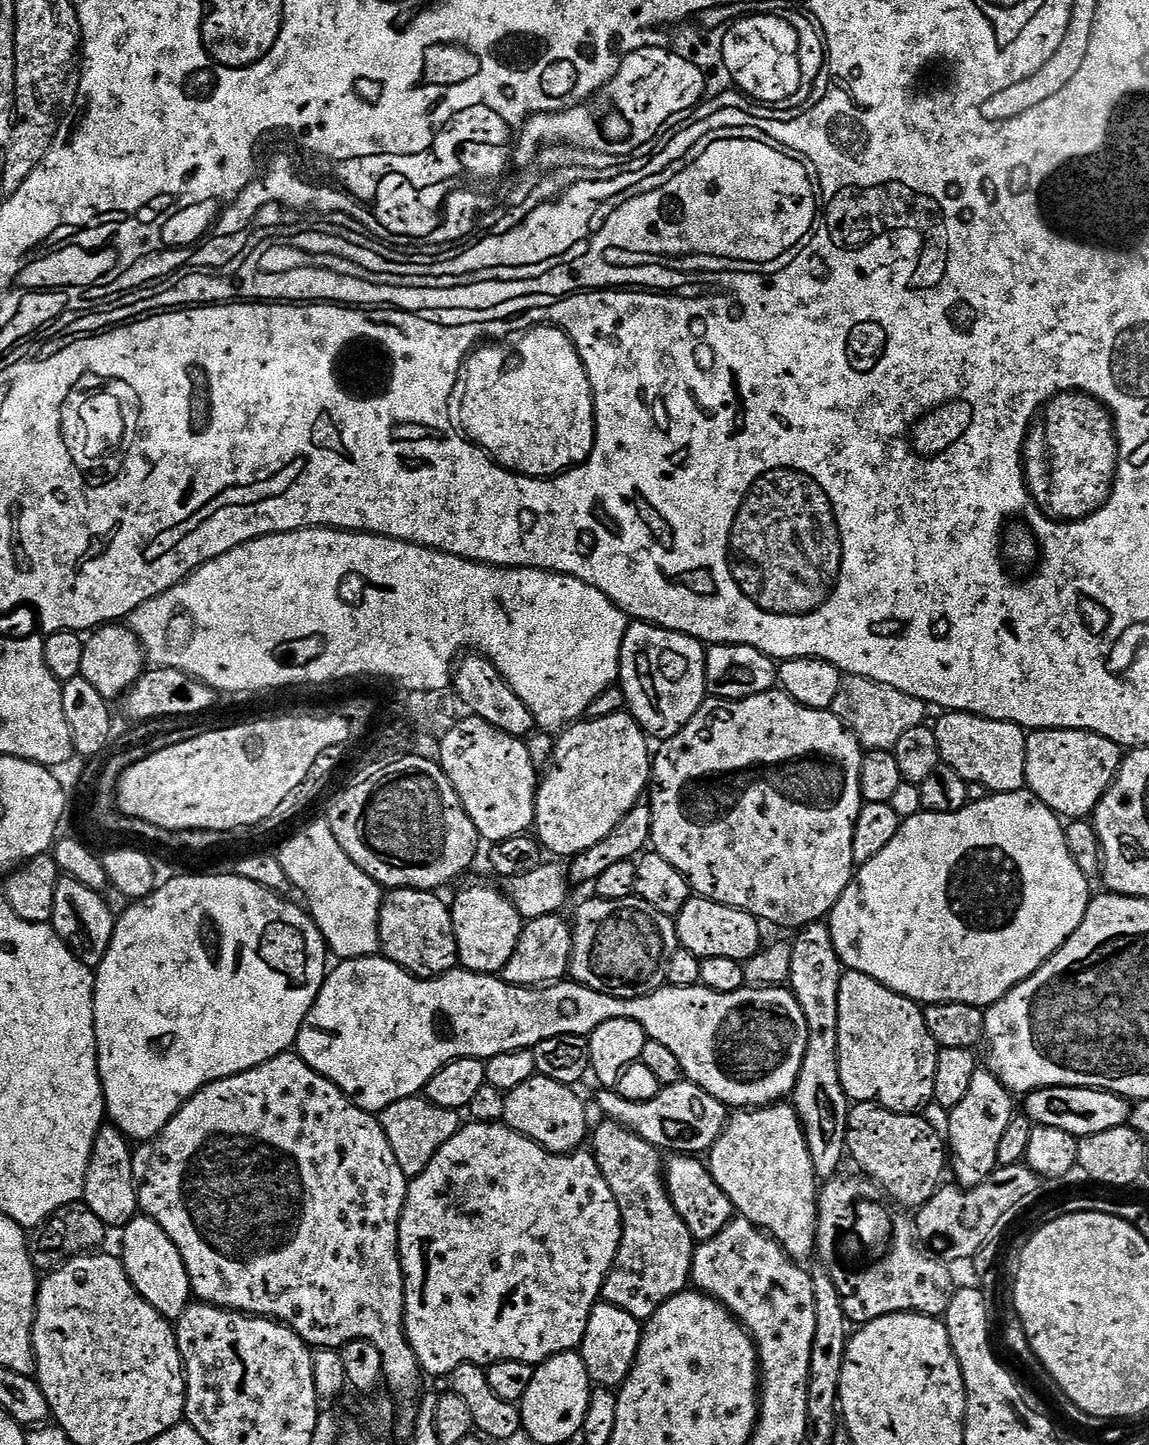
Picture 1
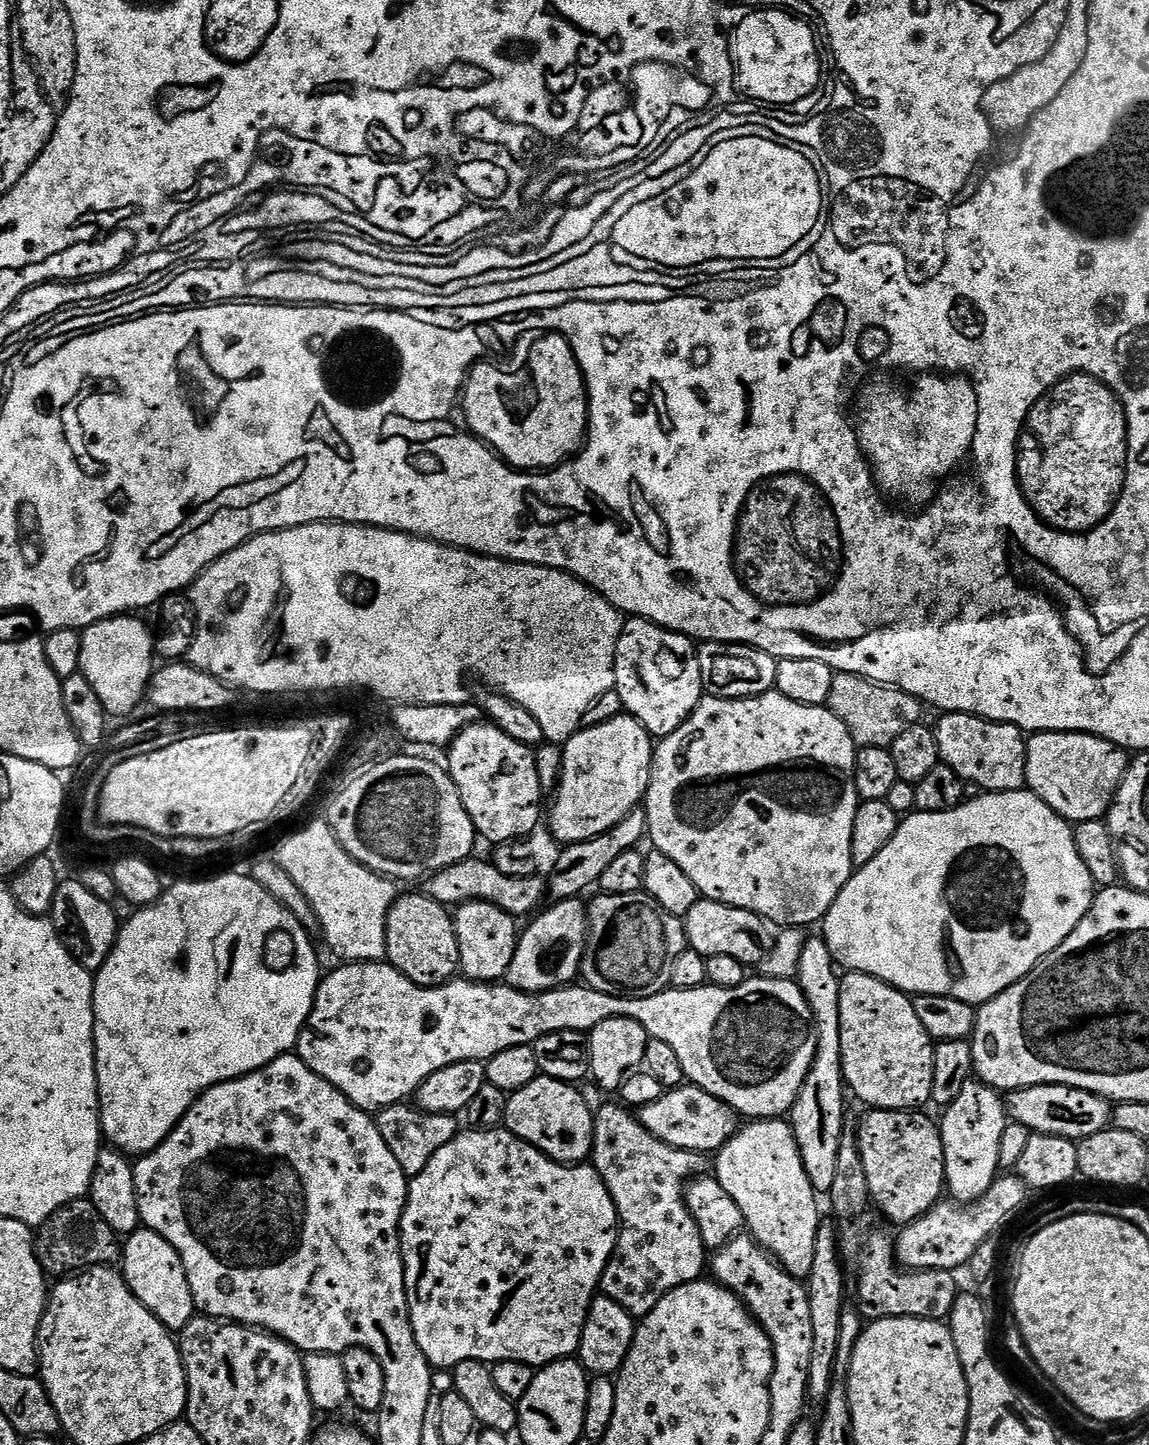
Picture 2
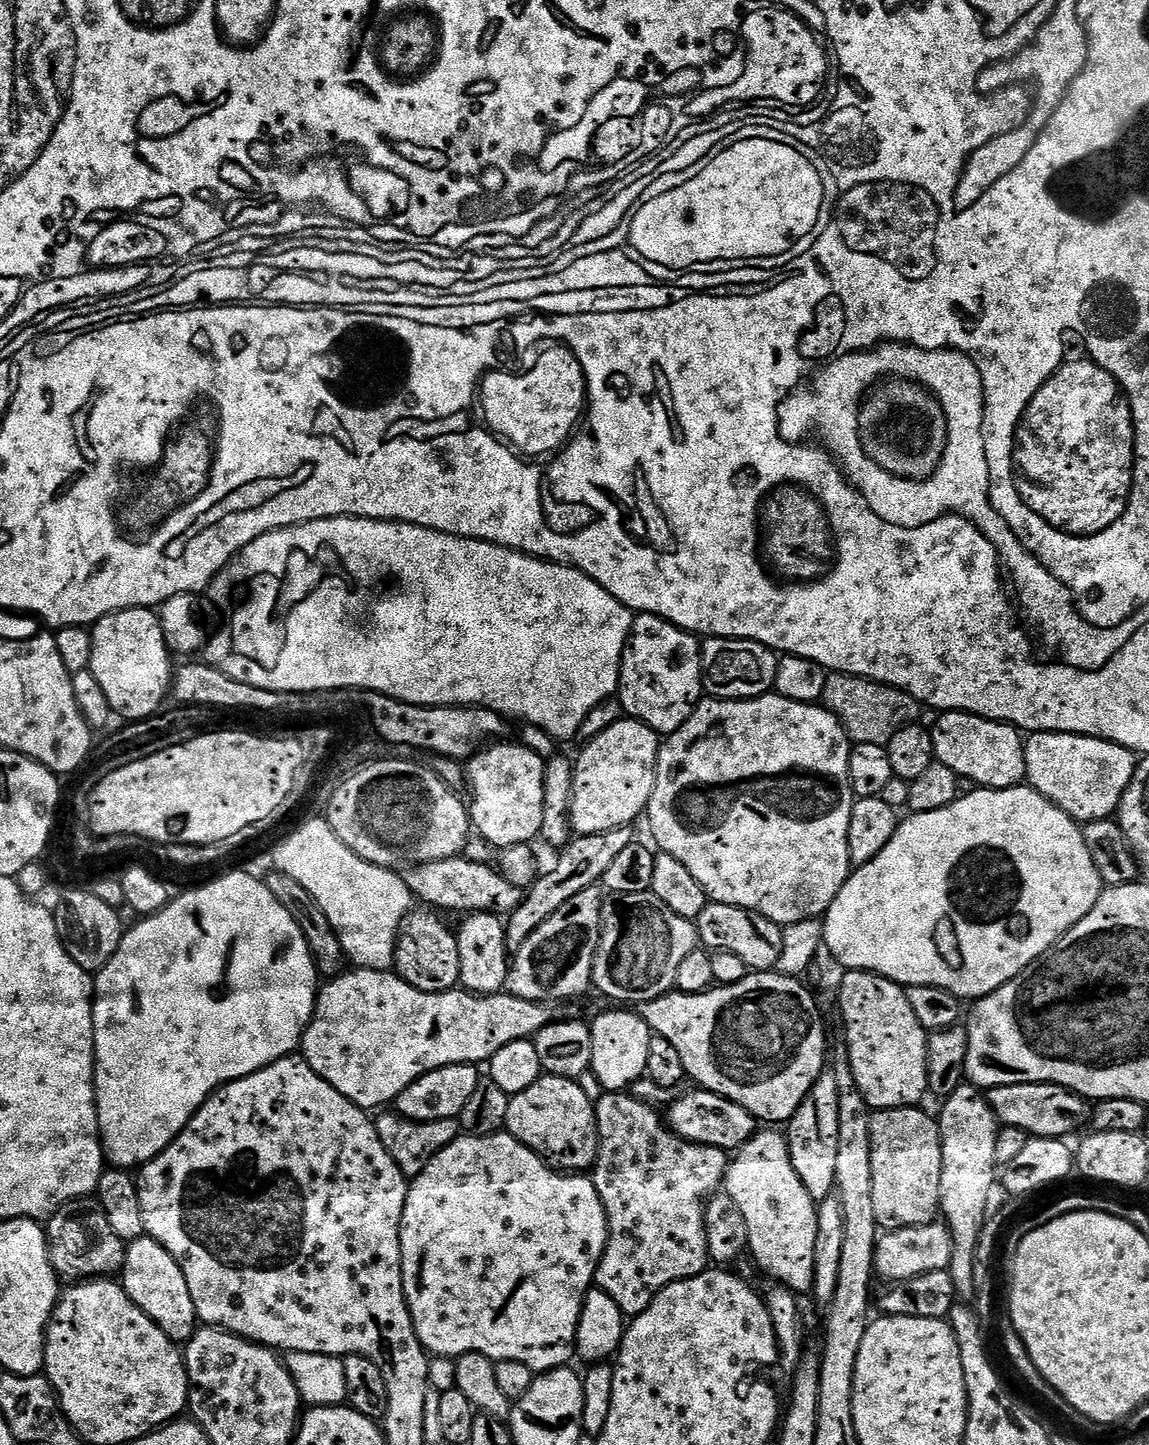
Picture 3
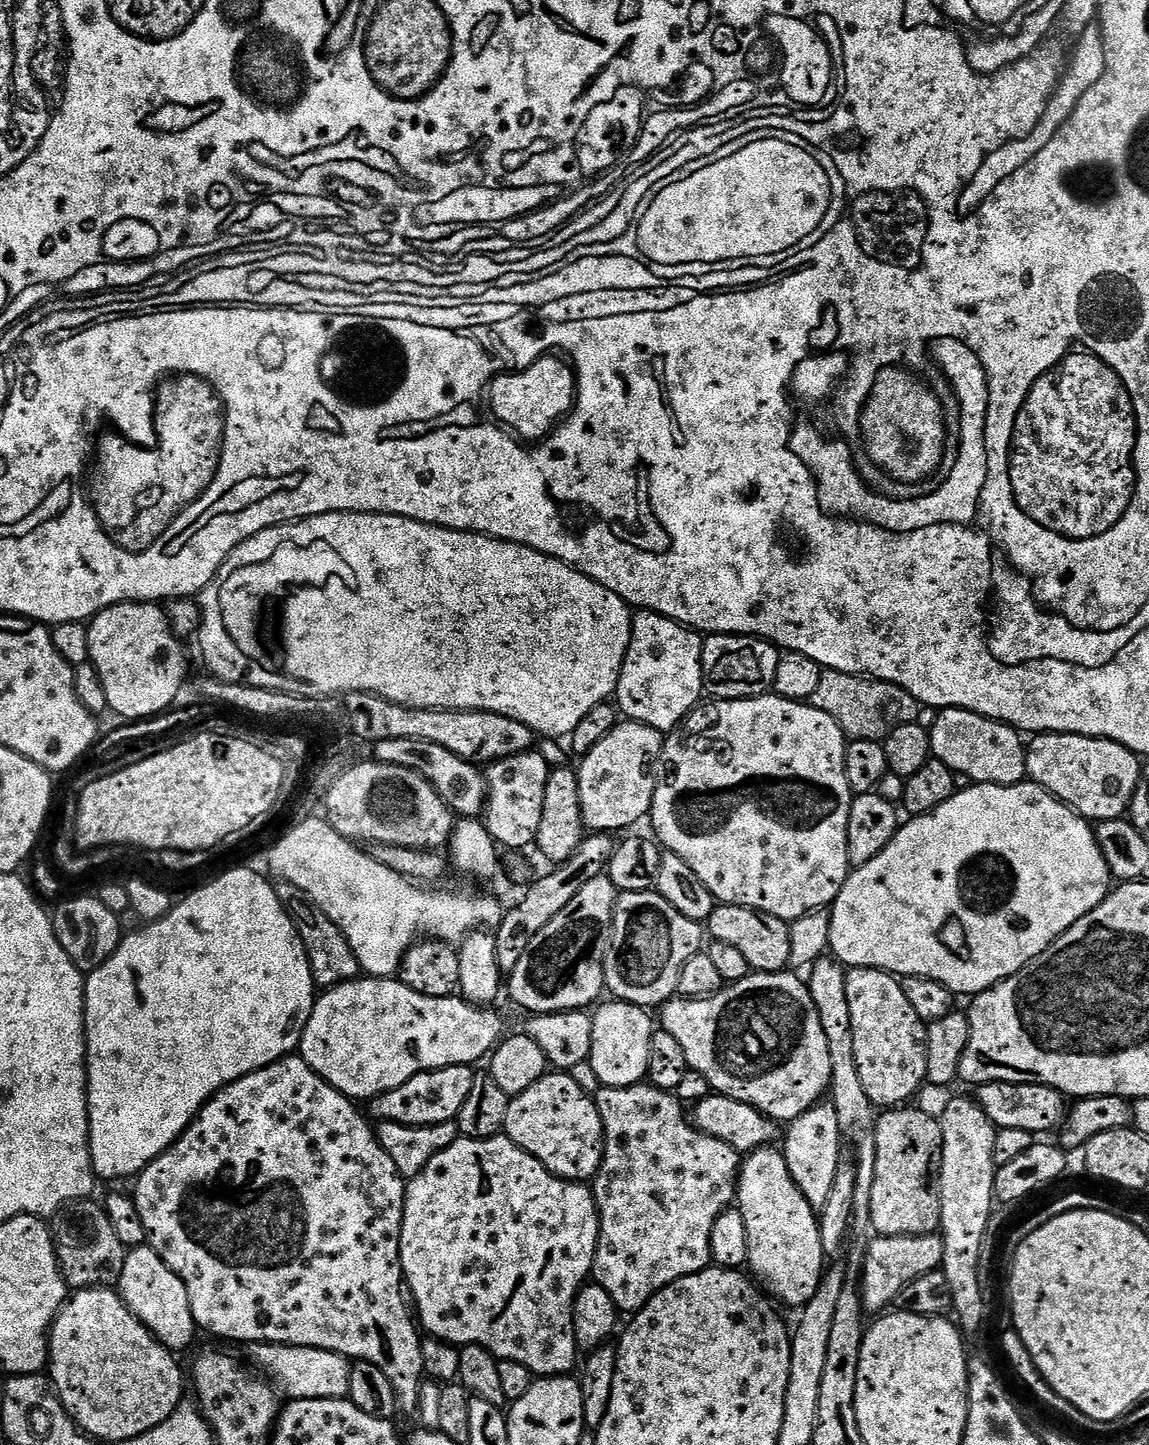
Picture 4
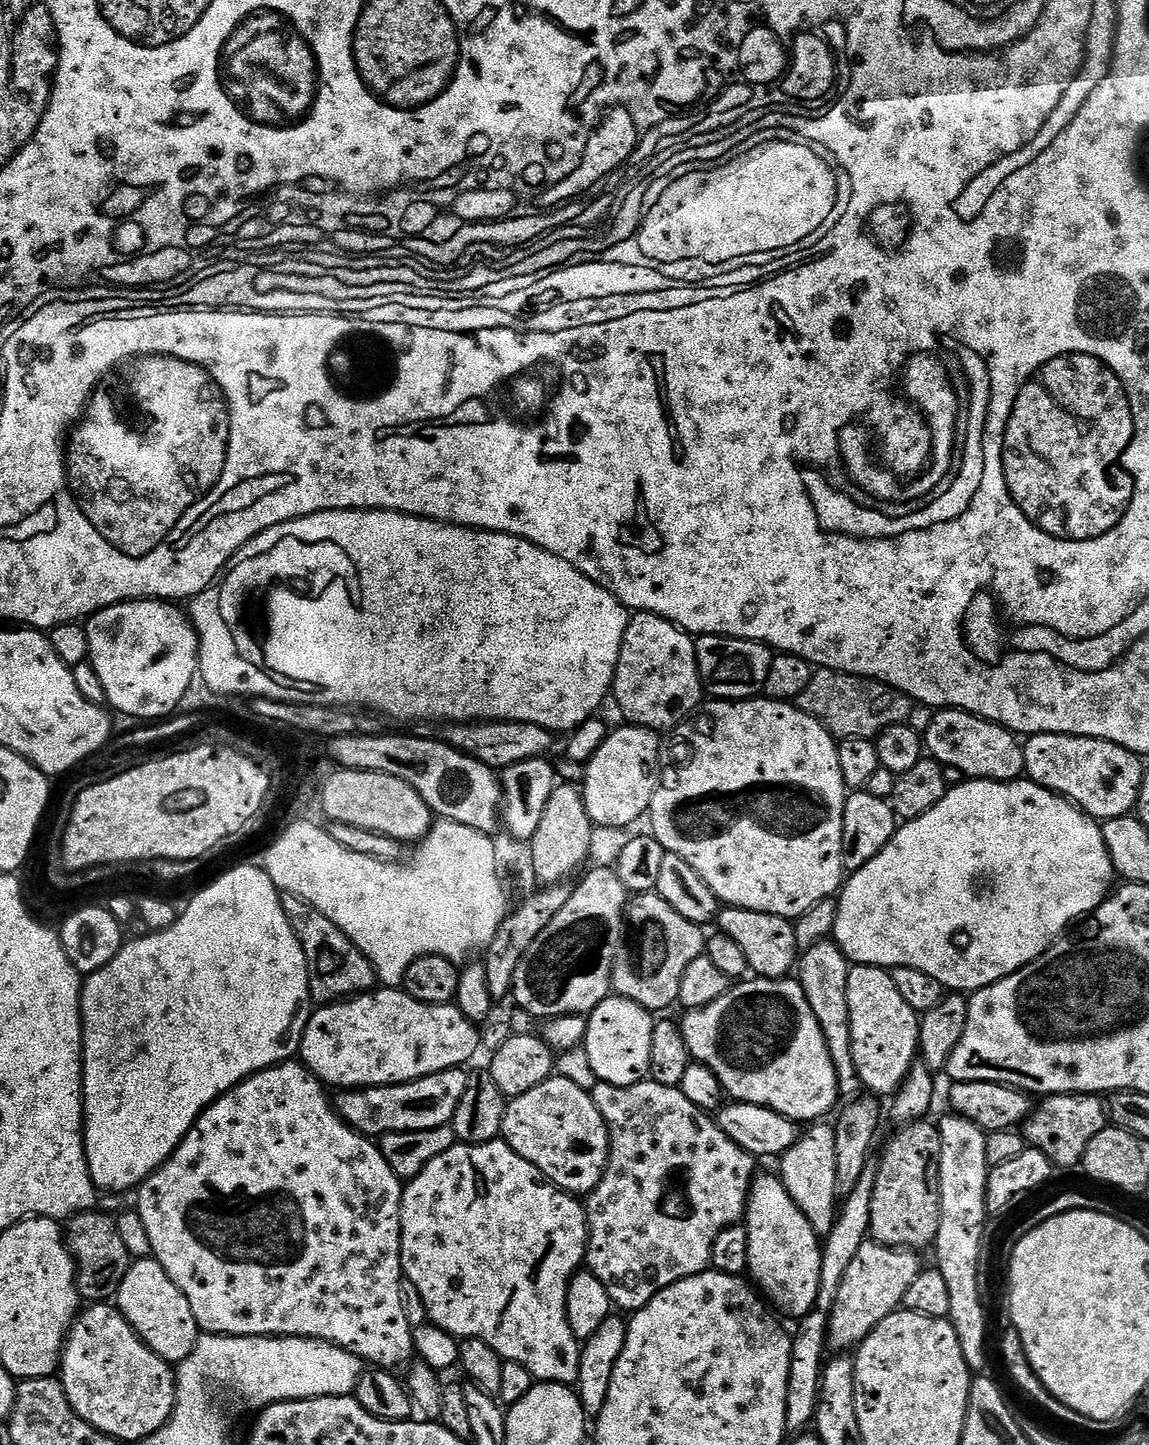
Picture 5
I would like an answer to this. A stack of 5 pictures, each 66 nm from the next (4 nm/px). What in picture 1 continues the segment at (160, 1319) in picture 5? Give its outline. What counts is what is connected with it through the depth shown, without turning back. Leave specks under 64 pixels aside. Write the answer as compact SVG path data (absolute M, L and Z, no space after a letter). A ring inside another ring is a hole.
M138 1214L122 1230L122 1236L124 1245L118 1252L134 1290L138 1290L138 1294L142 1294L142 1298L146 1298L146 1302L150 1302L150 1306L154 1306L154 1310L158 1310L158 1314L165 1316L168 1321L179 1320L188 1305L193 1303L194 1297L186 1262L178 1246L170 1242L170 1234L166 1234L166 1230L162 1230L162 1226L158 1226L158 1222L149 1216Z

